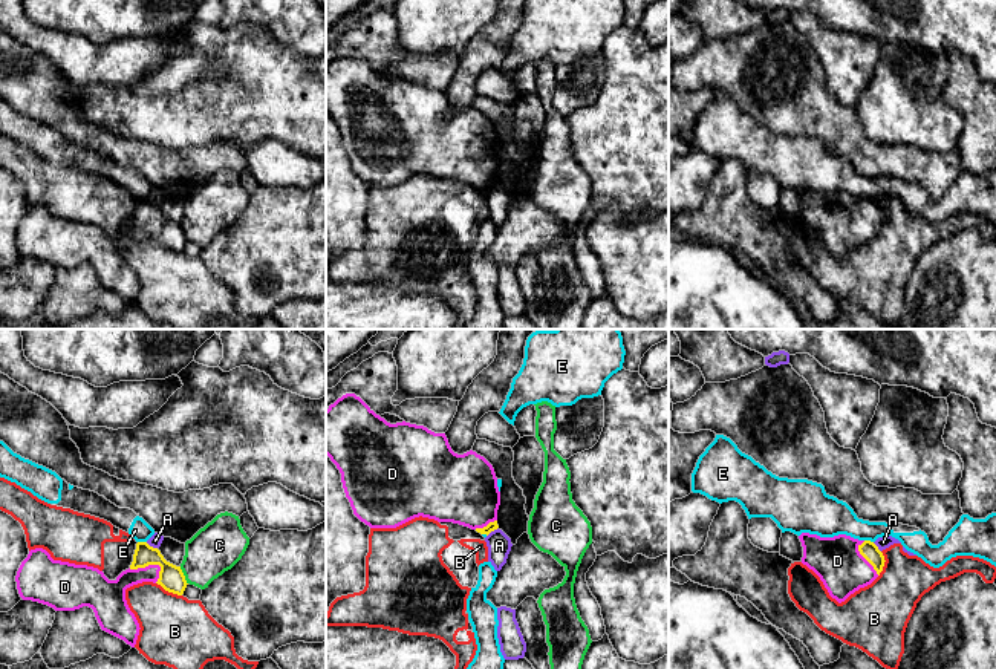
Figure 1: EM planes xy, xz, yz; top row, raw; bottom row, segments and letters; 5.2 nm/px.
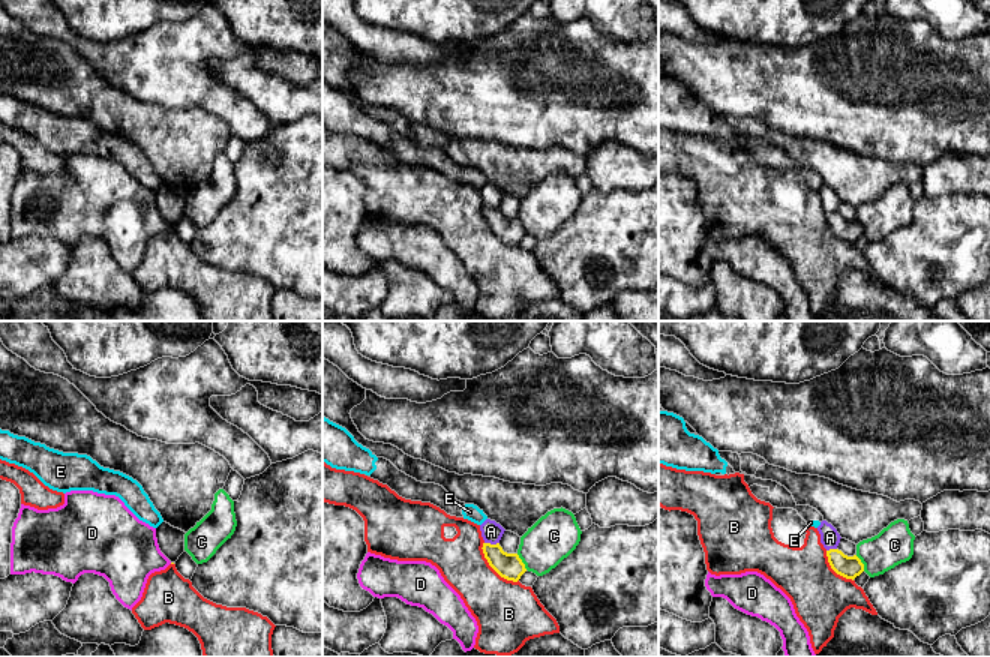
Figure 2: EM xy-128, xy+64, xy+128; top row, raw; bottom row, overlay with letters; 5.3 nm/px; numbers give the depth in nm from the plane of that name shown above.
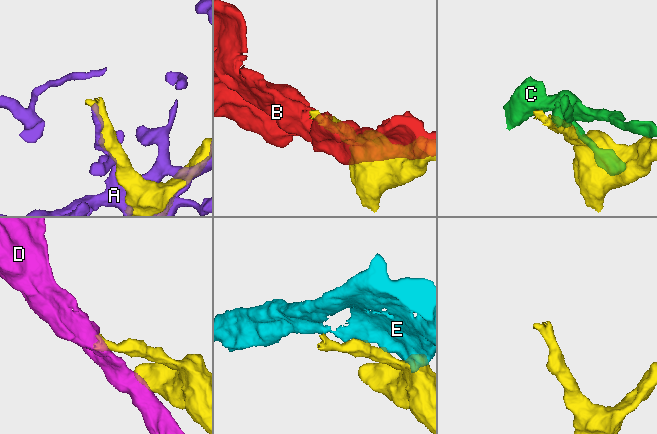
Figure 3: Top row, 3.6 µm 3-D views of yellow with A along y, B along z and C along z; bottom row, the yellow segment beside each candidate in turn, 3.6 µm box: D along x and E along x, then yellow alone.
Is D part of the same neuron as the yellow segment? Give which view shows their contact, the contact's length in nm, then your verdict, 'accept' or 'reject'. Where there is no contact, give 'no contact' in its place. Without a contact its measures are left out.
xy | 180 nm | accept

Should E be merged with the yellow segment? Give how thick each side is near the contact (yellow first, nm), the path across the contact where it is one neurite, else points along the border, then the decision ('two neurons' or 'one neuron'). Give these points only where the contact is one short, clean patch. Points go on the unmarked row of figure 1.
140 nm thick on the yellow side, 110 nm on the other; border along xy (138, 198), (146, 199); two neurons

